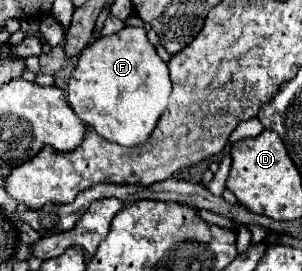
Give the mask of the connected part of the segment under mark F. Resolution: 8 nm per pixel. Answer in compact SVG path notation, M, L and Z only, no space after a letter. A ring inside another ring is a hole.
M122 28L112 36L98 38L80 52L68 80L68 102L102 138L132 148L144 144L156 128L158 118L166 110L170 88L168 66L148 42L146 30Z

